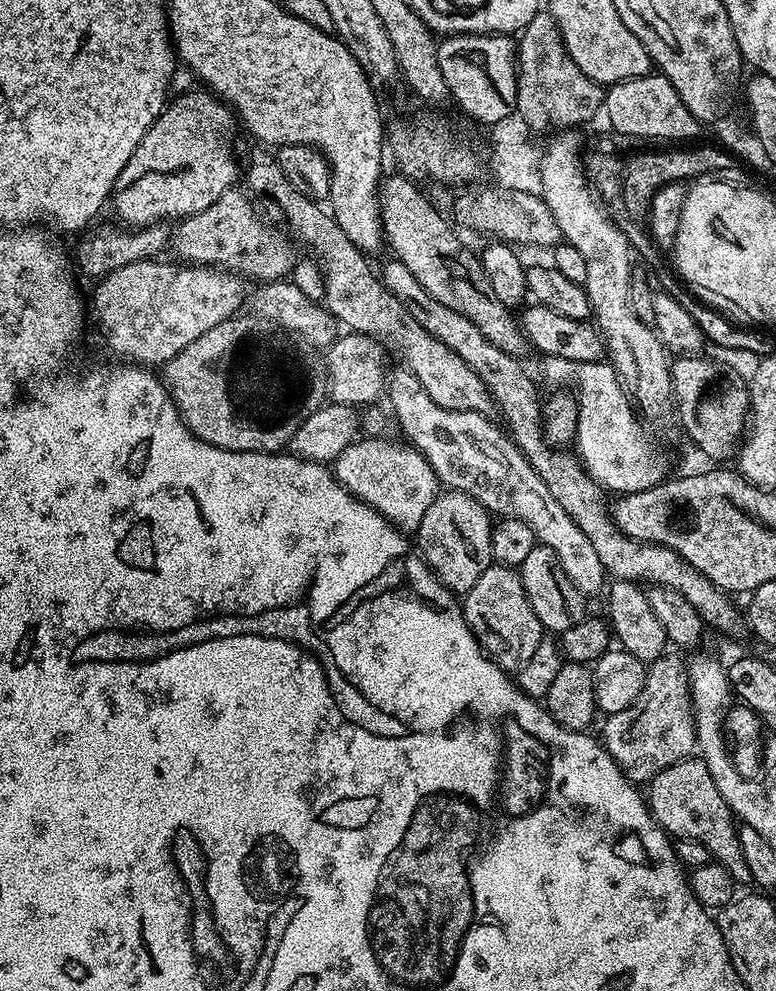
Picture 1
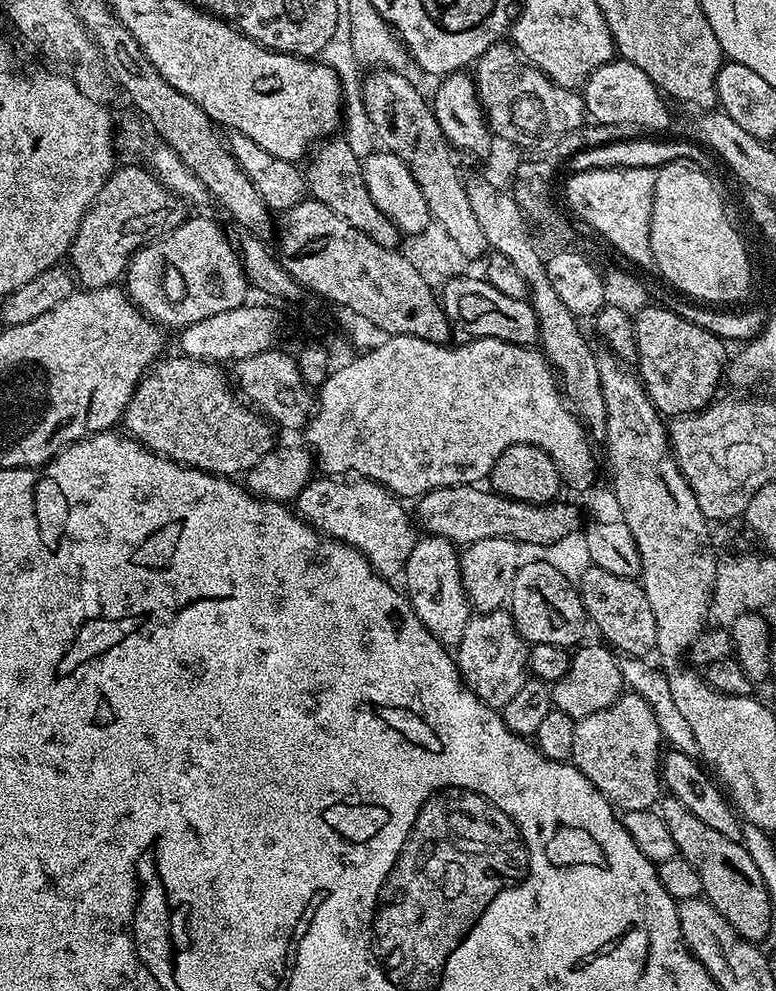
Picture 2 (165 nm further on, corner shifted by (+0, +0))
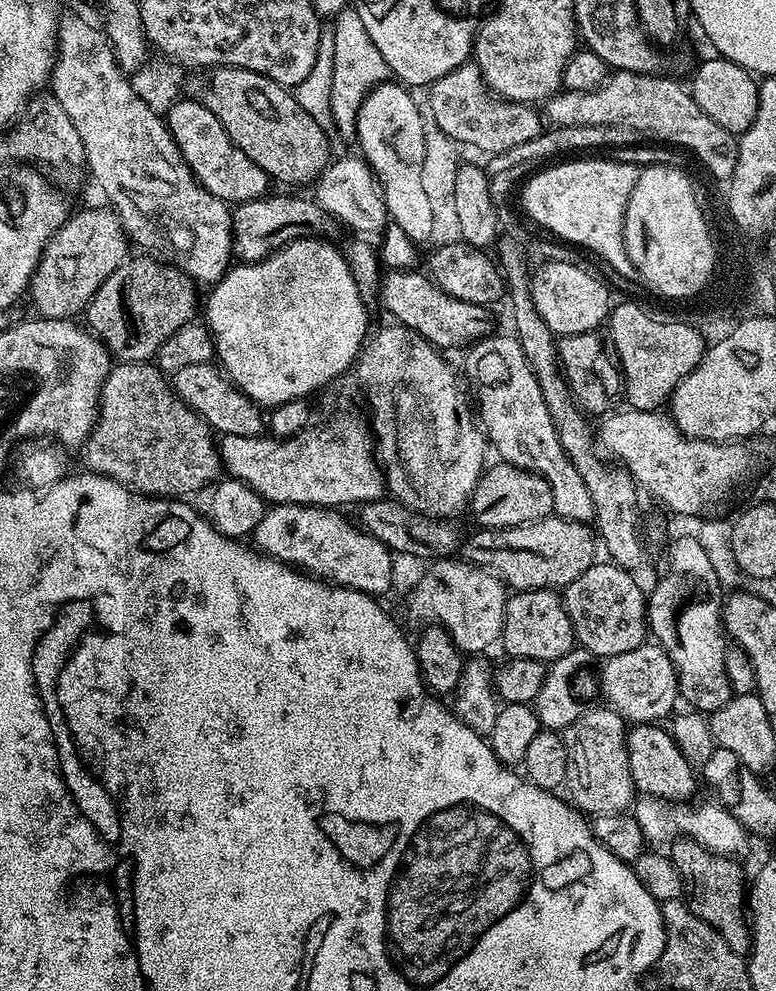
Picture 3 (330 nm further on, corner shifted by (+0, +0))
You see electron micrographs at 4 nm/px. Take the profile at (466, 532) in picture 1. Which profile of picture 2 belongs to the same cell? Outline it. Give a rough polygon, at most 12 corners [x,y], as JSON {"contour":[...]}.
{"contour":[[421,535],[402,573],[414,614],[445,646],[470,619],[457,545]]}

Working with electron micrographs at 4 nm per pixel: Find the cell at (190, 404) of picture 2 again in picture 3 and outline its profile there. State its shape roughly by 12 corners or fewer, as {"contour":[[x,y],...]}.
{"contour":[[120,362],[87,471],[184,498],[222,472],[212,428],[152,362]]}

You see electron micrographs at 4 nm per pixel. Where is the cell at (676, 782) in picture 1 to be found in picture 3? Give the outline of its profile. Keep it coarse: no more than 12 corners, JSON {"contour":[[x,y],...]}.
{"contour":[[671,841],[684,903],[747,957],[741,861]]}

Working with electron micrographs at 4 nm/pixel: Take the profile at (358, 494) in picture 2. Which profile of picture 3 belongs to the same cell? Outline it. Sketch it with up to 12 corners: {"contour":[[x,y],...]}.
{"contour":[[273,504],[255,547],[383,597],[393,553],[343,511]]}

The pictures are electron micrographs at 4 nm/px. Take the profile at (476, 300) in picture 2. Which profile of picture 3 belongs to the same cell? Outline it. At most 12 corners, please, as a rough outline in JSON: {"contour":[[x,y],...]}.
{"contour":[[392,270],[379,303],[441,350],[493,331],[485,305],[423,271]]}

